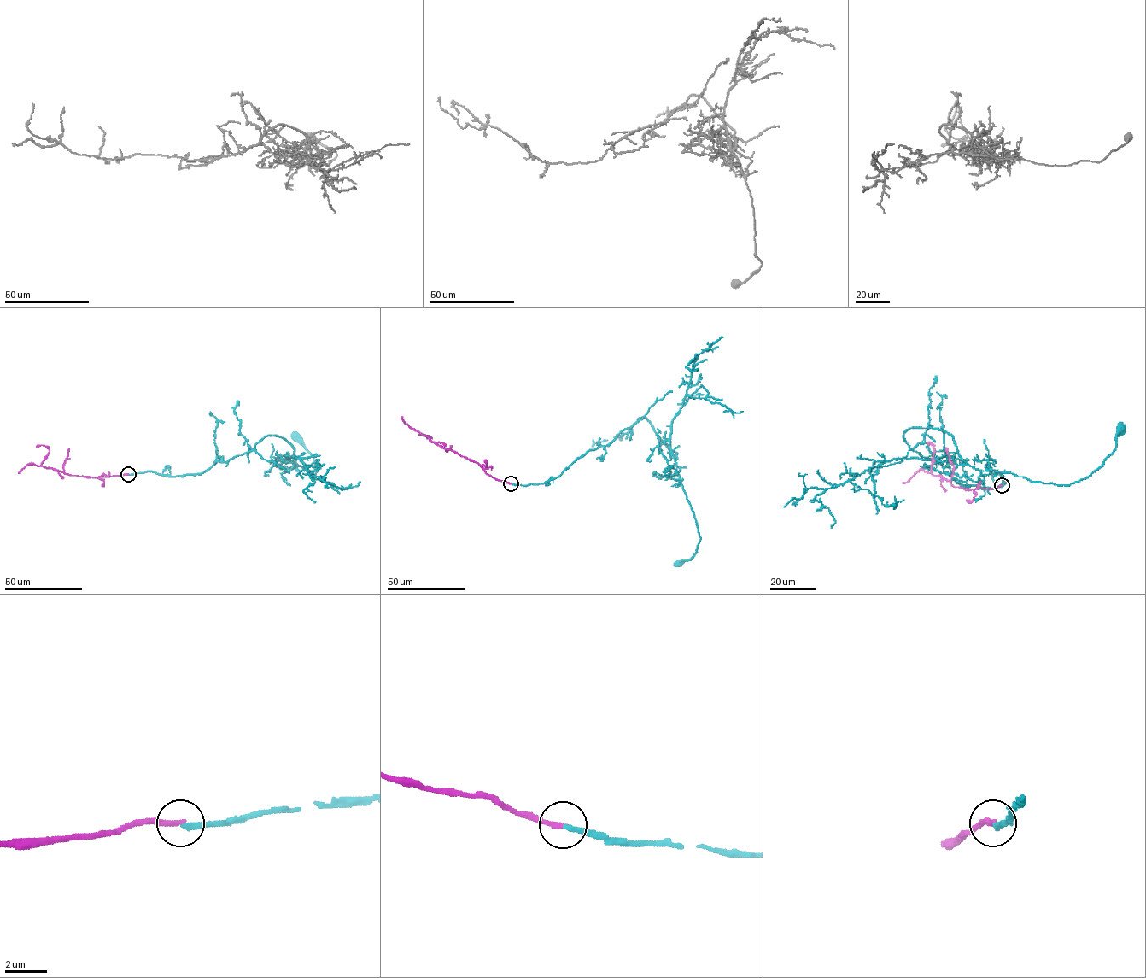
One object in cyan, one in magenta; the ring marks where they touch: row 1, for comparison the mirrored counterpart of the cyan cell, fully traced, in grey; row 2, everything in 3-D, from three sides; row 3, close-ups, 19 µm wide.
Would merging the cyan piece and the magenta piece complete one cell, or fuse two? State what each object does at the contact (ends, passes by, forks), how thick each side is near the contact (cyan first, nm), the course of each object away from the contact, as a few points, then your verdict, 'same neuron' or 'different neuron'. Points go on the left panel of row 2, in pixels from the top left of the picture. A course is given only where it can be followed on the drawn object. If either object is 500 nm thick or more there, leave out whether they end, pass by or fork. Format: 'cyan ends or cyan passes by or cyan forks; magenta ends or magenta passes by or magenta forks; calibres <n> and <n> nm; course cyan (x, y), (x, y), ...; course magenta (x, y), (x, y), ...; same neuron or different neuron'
cyan ends; magenta ends; calibres 240 and 240 nm; course cyan (128, 474), (201, 474), (254, 450), (266, 436), (287, 441), (294, 464), (315, 474), (313, 457), (295, 436); course magenta (128, 474), (71, 476), (42, 466), (41, 463), (49, 450), (43, 445), (36, 447); different neuron

